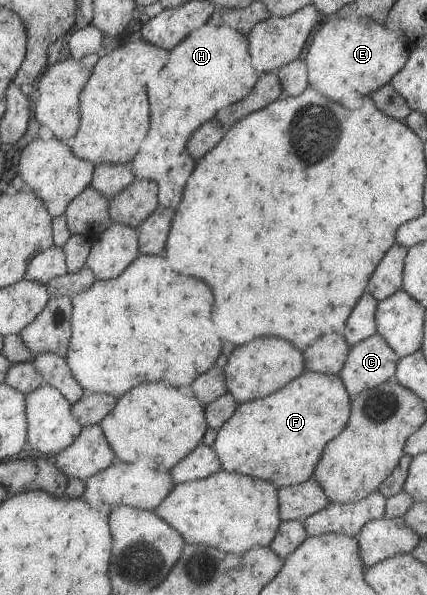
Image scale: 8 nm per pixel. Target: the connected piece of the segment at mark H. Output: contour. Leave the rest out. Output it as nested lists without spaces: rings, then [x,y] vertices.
[[[206,22],[194,29],[172,49],[164,49],[164,65],[153,81],[148,81],[149,129],[142,145],[132,159],[132,174],[135,179],[154,181],[157,186],[157,203],[176,210],[183,199],[184,185],[194,170],[196,161],[186,150],[186,139],[192,131],[215,117],[220,109],[240,101],[252,91],[259,74],[252,67],[247,37],[225,26]]]

